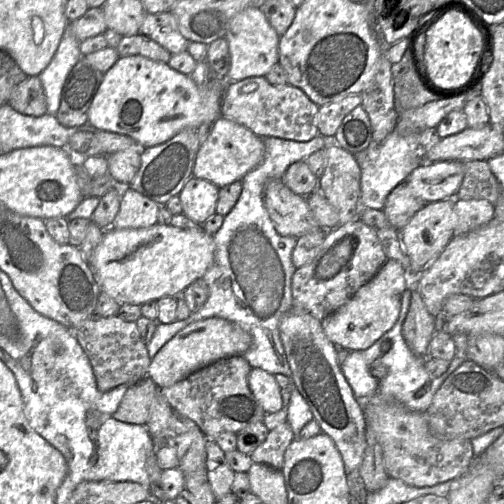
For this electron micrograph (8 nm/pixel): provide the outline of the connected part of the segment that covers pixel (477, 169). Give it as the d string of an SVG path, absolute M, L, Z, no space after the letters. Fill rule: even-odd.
M467 160L462 162L464 176L457 199L485 199L495 205L501 195L501 187L486 160Z

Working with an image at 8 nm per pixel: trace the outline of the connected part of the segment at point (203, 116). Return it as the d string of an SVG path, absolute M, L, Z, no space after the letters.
M142 55L120 57L104 73L101 84L88 109L87 123L103 131L133 138L141 148L163 143L185 128L198 128L205 122L213 123L221 116L221 101L228 78L212 78L205 85L197 85L190 75L178 72L167 63L154 61Z

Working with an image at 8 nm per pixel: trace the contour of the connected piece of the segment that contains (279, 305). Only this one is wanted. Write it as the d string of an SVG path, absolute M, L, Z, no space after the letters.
M321 134L304 142L277 137L263 137L265 155L262 162L241 179L241 194L232 210L225 215L222 226L213 235L215 243L214 264L202 277L209 288L209 297L206 303L200 311L191 314L184 321L175 321L170 324L158 323L151 341L147 344L151 360L168 341L190 323L211 317L219 317L238 324L251 334L253 338L252 345L242 356L252 368L261 368L273 375L283 374L291 377L292 372L281 341L279 325L282 318L293 309L292 276L297 268L292 262L292 252L298 238L282 236L277 232L264 205L264 189L269 180L281 179L291 164L305 160L312 153L324 149L328 140L335 141L334 138L326 139Z

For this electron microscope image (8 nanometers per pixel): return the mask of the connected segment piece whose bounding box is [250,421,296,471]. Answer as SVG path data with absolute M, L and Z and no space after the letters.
M288 421L280 424L269 434L265 441L250 455L256 464L264 464L282 471L287 448L295 439Z

